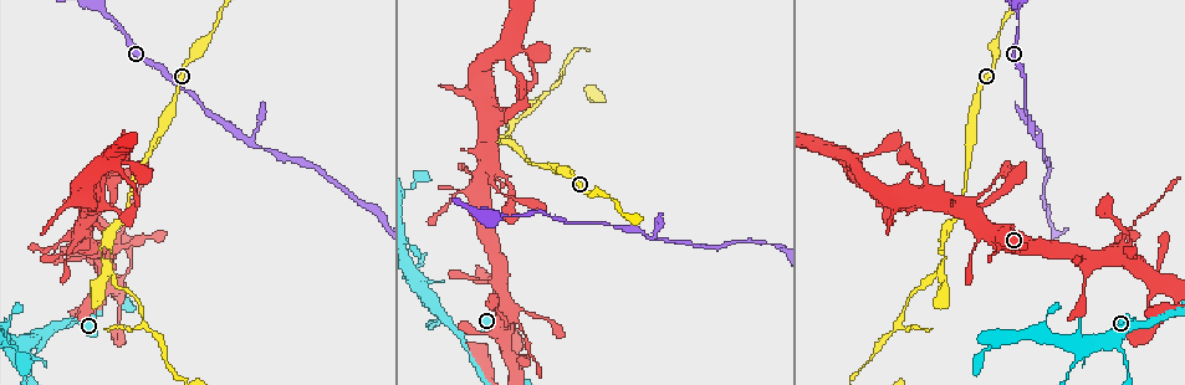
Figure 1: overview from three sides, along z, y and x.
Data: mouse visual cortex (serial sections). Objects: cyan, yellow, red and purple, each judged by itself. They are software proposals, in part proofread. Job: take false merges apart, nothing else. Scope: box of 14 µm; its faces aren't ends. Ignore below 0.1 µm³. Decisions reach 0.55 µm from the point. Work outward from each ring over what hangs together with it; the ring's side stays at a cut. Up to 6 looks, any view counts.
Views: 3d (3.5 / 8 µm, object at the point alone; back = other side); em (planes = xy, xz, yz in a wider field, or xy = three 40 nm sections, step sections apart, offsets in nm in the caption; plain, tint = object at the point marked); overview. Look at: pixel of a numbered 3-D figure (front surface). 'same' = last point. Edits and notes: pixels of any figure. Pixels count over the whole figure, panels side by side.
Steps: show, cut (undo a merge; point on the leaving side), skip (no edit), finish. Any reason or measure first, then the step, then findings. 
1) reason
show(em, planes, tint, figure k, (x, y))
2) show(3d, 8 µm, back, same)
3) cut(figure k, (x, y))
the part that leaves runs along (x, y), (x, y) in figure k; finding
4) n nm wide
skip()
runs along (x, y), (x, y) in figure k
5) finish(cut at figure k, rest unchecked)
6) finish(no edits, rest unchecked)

calibre changes
show(3d, 3.5 µm, figure 1, (1036, 139))

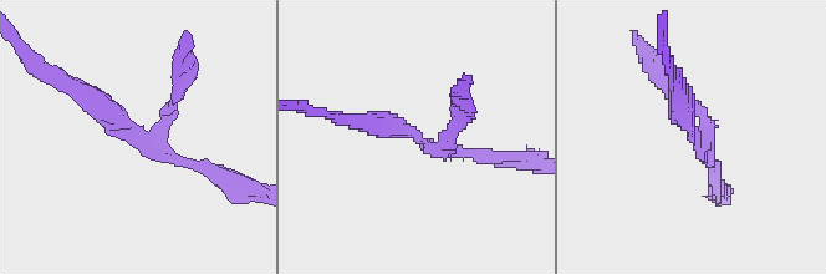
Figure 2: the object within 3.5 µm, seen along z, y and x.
show(em, xy, step 1, tint, figure 2, (695, 138))

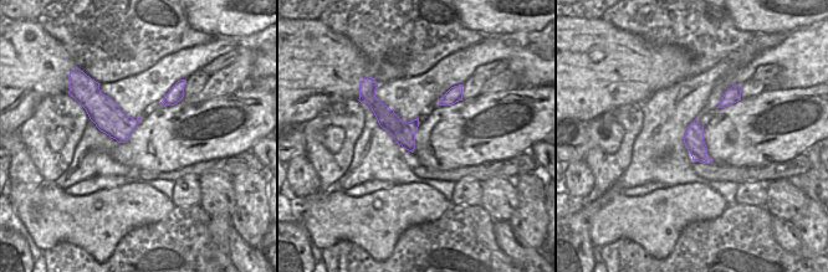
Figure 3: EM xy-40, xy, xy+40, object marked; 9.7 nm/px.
220 nm wide
skip()
runs along (75, 86), (167, 158), (212, 171) in figure 2; all the same cell

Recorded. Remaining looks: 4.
calibre changes
show(3d, 3.5 µm, figure 1, (941, 242))

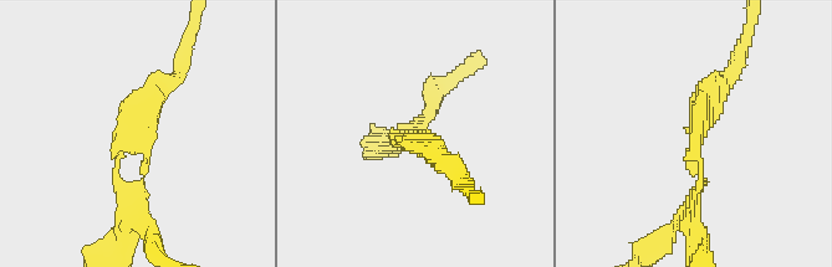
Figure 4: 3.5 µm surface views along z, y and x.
cut(figure 4, (377, 145))
the part that leaves runs along (139, 183), (136, 217), (159, 258) in figure 4; a second cell is stuck on

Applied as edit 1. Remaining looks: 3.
thick turns thin
show(em, planes, tint, figure 1, (533, 70))

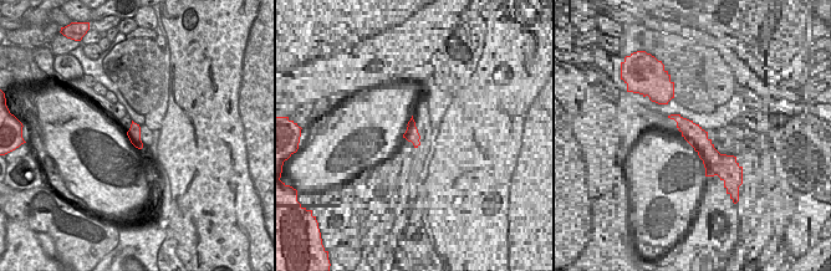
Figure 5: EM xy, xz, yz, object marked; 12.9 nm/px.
show(3d, 3.5 µm, same)

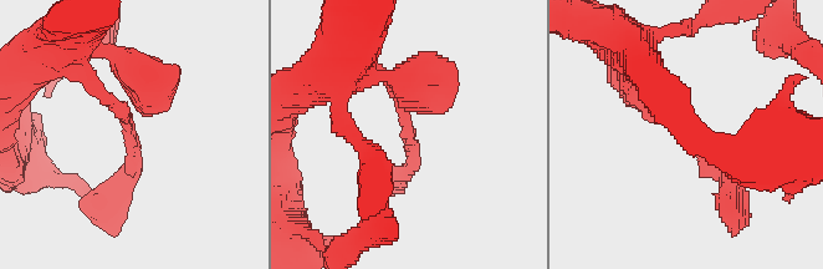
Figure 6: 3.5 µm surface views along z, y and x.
skip()
runs along (643, 84), (732, 202) in figure 6; continuous, no second cell

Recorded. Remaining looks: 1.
finish(cut at figure 4, rest unchecked)

